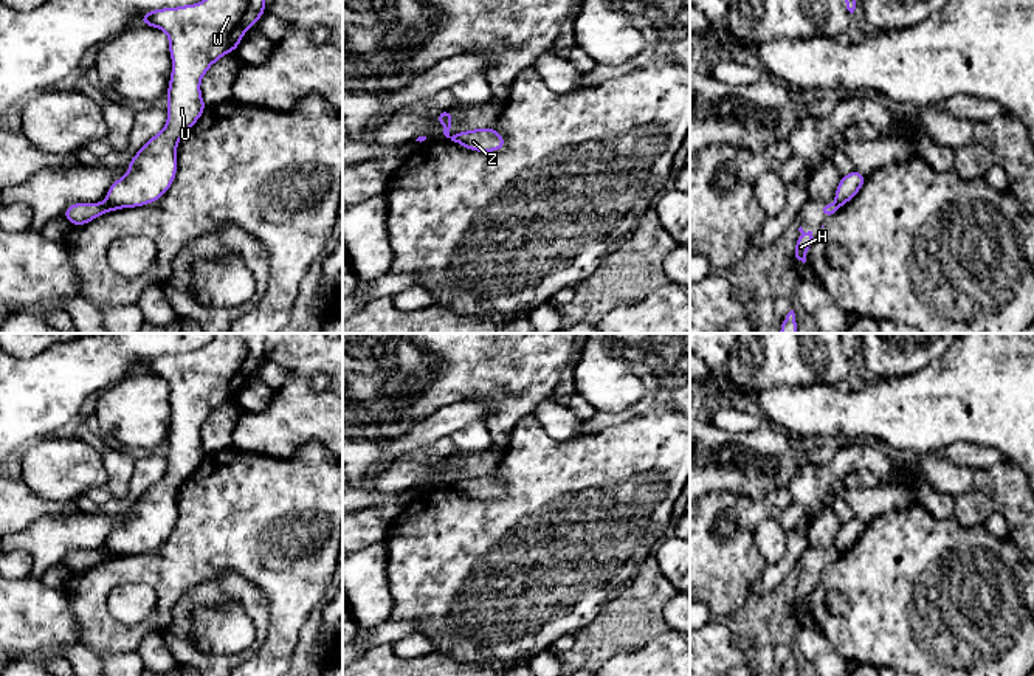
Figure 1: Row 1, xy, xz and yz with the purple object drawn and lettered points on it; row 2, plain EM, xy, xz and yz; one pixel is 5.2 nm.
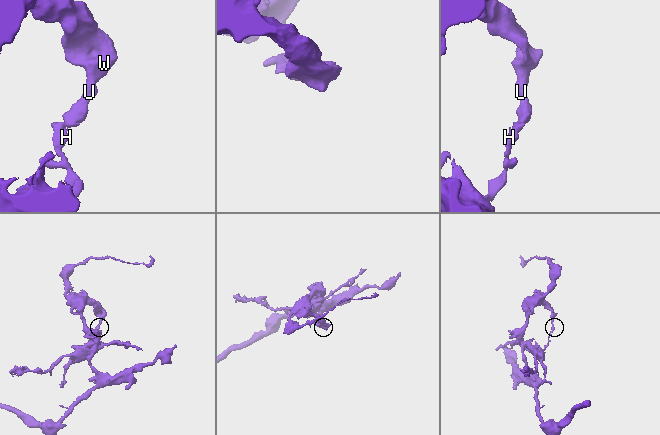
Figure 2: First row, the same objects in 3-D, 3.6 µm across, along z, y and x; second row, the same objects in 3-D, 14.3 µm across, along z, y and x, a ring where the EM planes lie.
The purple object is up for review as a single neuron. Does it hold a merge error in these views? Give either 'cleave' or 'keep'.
cleave

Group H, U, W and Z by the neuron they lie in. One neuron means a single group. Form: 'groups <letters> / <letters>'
groups H / U W Z

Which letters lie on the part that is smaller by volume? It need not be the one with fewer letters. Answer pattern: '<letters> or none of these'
H

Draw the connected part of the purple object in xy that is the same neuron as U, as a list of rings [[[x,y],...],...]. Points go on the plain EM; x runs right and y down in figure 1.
[[[215,333],[197,352],[144,360],[140,371],[169,385],[172,420],[166,443],[167,470],[129,509],[127,519],[113,529],[105,547],[138,555],[163,544],[172,533],[181,484],[206,456],[200,429],[222,403],[237,397],[245,380],[265,360],[265,333]]]

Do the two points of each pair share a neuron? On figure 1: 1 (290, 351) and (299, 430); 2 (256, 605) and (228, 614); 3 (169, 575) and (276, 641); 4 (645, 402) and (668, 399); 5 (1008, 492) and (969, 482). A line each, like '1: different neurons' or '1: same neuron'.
1: same neuron
2: different neurons
3: same neuron
4: same neuron
5: same neuron

